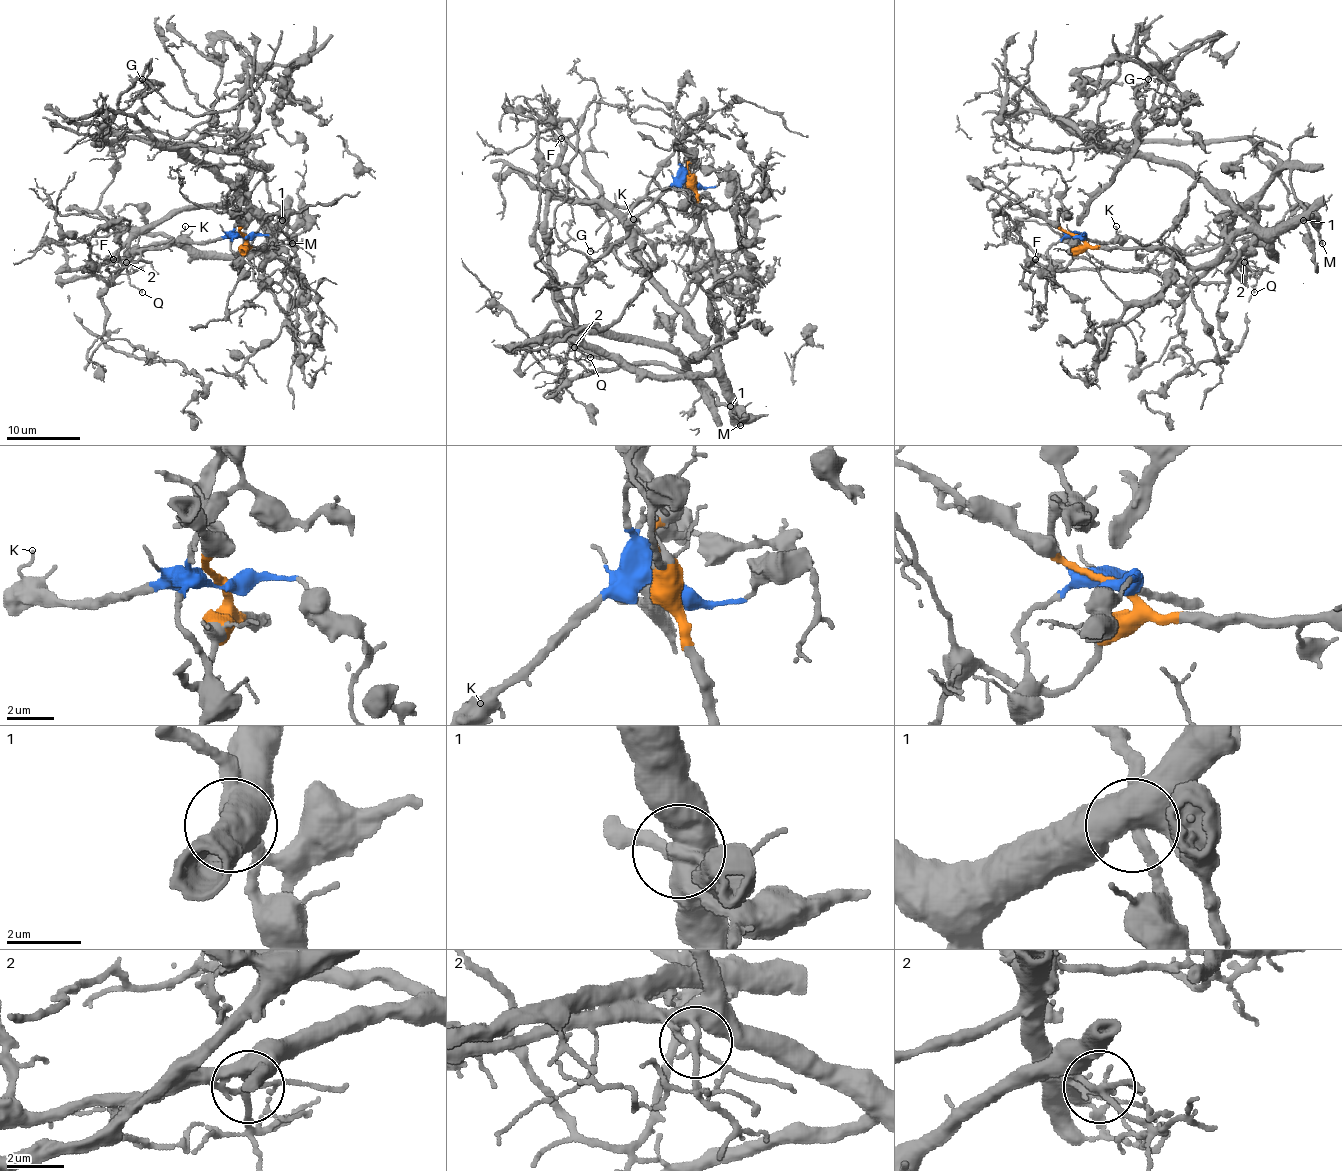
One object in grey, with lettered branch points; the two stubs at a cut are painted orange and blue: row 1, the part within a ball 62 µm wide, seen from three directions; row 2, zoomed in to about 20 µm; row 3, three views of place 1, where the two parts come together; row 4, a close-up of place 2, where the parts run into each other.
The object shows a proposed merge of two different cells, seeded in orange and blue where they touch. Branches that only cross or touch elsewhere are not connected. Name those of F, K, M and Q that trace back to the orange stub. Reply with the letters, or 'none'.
F, M, Q

